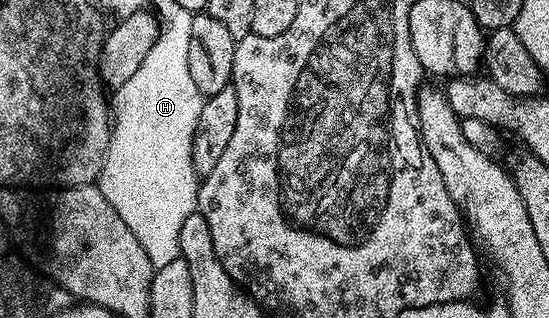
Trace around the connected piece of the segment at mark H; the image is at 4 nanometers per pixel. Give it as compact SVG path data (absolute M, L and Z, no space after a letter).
M149 55L142 69L115 95L112 144L98 186L138 237L153 268L159 269L181 258L182 225L198 211L202 179L196 173L192 150L206 96L194 83L190 59L152 59Z

